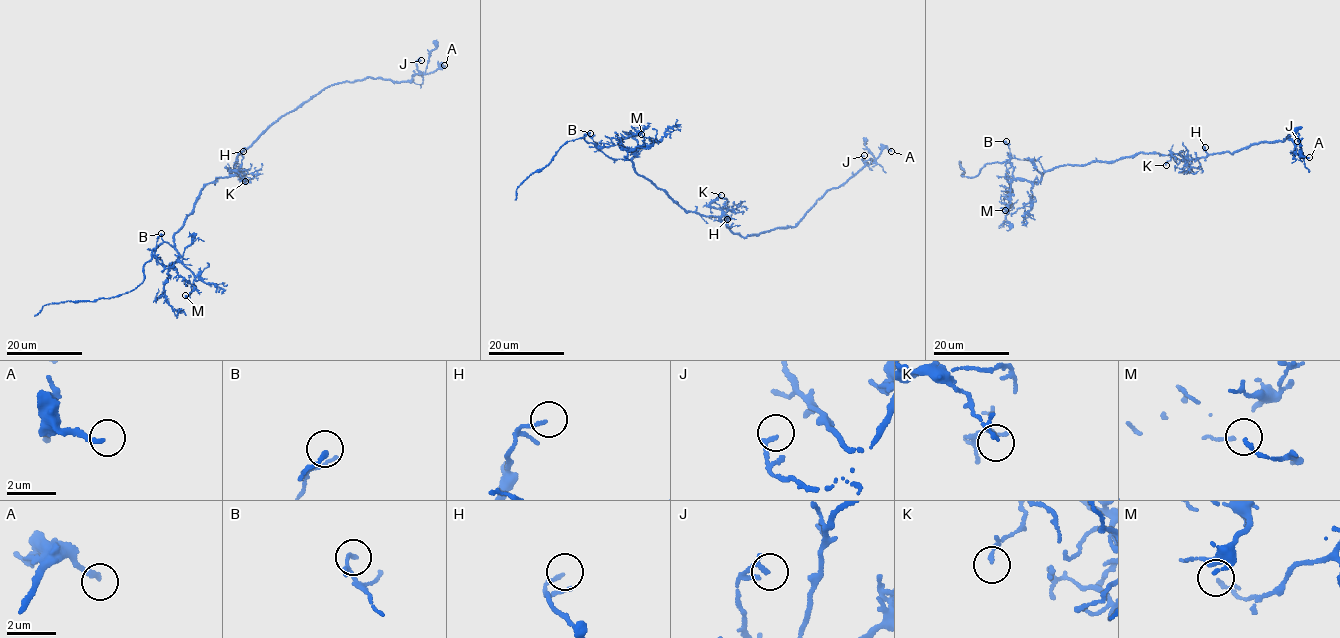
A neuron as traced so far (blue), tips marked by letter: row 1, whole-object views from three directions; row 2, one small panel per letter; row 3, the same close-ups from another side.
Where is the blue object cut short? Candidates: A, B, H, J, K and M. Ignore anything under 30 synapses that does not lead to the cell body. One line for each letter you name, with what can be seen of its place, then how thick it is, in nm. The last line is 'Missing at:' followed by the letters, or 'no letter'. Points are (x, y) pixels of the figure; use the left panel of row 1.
A: place (444, 65); calibre 200 nm
Missing at: A

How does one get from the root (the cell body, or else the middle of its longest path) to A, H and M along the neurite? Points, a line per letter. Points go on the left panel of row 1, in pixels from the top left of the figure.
A: (212, 181), (228, 177), (245, 148), (282, 116), (326, 88), (371, 77), (405, 81), (444, 65)
H: (212, 181), (228, 177), (237, 156), (243, 151)
M: (212, 181), (204, 184), (191, 213), (173, 236), (179, 261), (194, 277), (189, 295), (185, 295)

